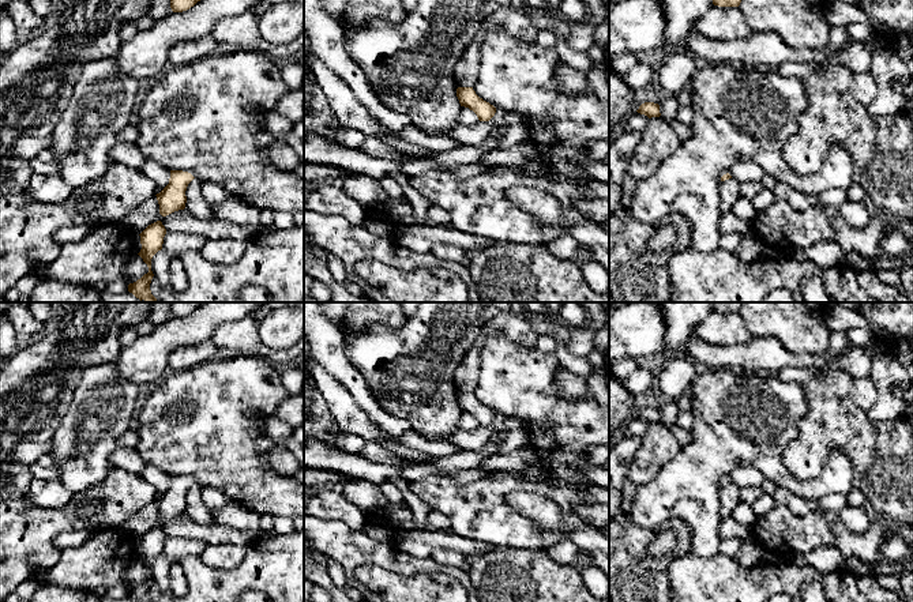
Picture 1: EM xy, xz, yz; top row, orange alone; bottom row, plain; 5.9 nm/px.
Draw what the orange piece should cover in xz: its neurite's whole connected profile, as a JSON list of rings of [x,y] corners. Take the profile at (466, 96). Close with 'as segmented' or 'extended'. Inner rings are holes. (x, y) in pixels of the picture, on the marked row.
[[[458,87],[456,97],[461,106],[473,110],[480,121],[489,121],[496,113],[496,108],[480,98],[473,87]]]; as segmented

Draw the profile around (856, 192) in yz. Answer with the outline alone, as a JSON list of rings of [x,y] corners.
[[[853,183],[850,188],[846,191],[846,197],[850,202],[863,202],[863,199],[867,196],[864,188],[858,185],[857,183]]]

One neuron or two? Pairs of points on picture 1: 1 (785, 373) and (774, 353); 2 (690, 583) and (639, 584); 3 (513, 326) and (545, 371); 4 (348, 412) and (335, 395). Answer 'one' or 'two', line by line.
1: two
2: two
3: two
4: one

